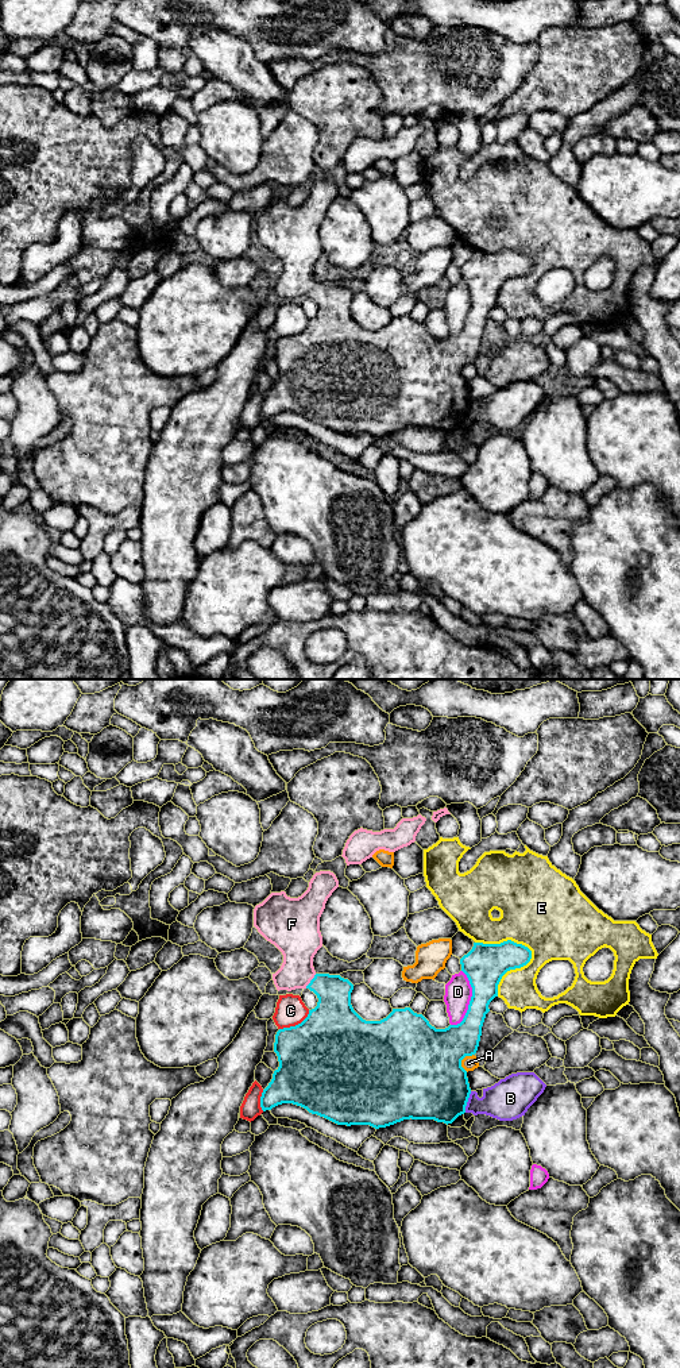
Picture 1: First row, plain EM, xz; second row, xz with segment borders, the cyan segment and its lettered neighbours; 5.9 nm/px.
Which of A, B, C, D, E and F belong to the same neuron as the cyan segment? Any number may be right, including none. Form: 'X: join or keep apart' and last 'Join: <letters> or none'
A: keep apart
B: keep apart
C: keep apart
D: keep apart
E: keep apart
F: join
Join: F

